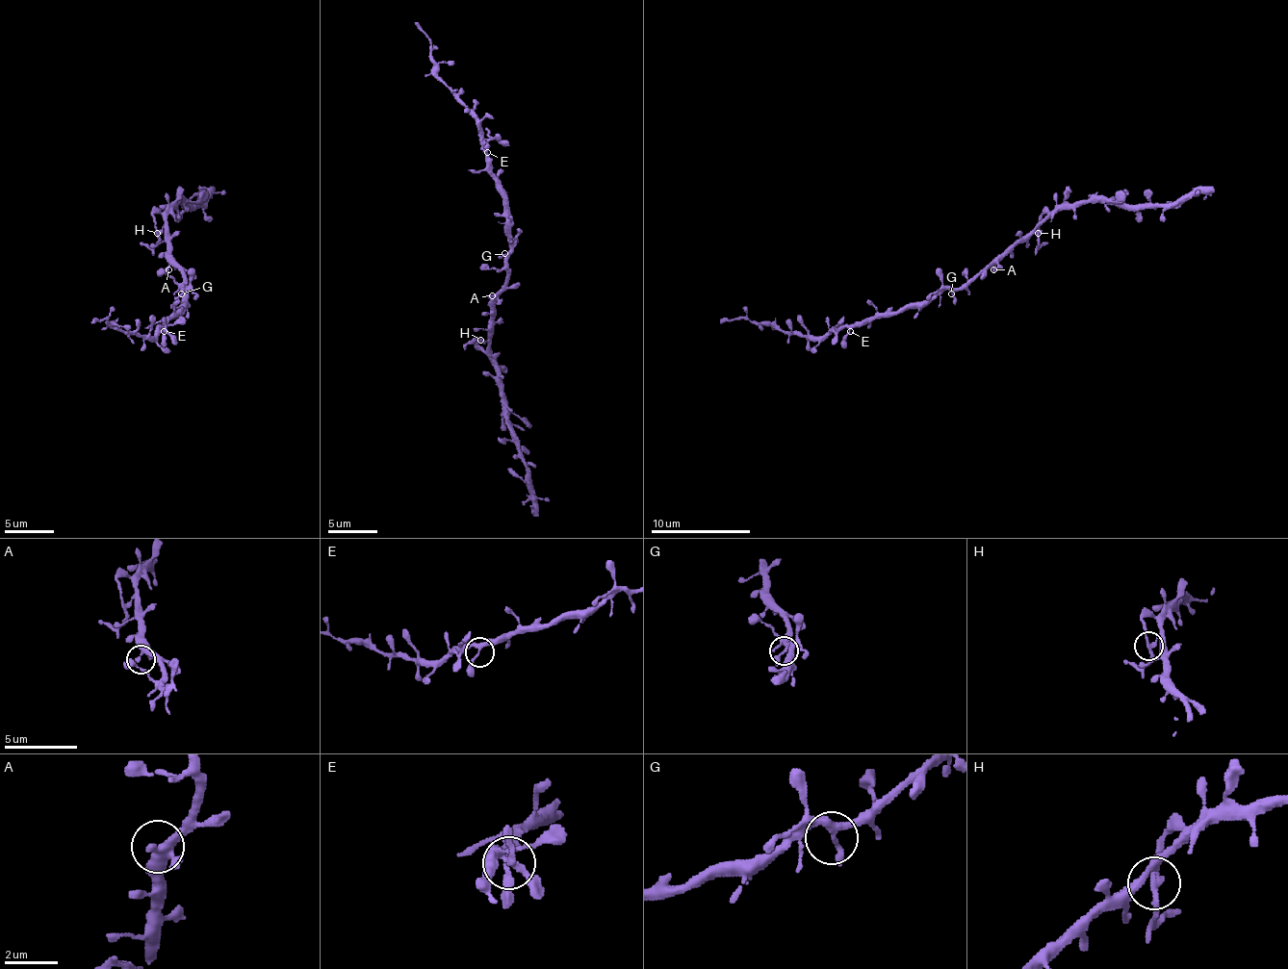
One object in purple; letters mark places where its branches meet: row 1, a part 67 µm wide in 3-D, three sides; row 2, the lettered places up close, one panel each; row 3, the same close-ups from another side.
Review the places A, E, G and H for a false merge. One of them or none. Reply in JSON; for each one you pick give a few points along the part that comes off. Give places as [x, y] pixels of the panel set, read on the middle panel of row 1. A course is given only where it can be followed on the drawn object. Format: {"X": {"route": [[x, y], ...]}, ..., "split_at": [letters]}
{"H": {"route": [[480, 340], [475, 340], [465, 350]]}, "split_at": ["H"]}

